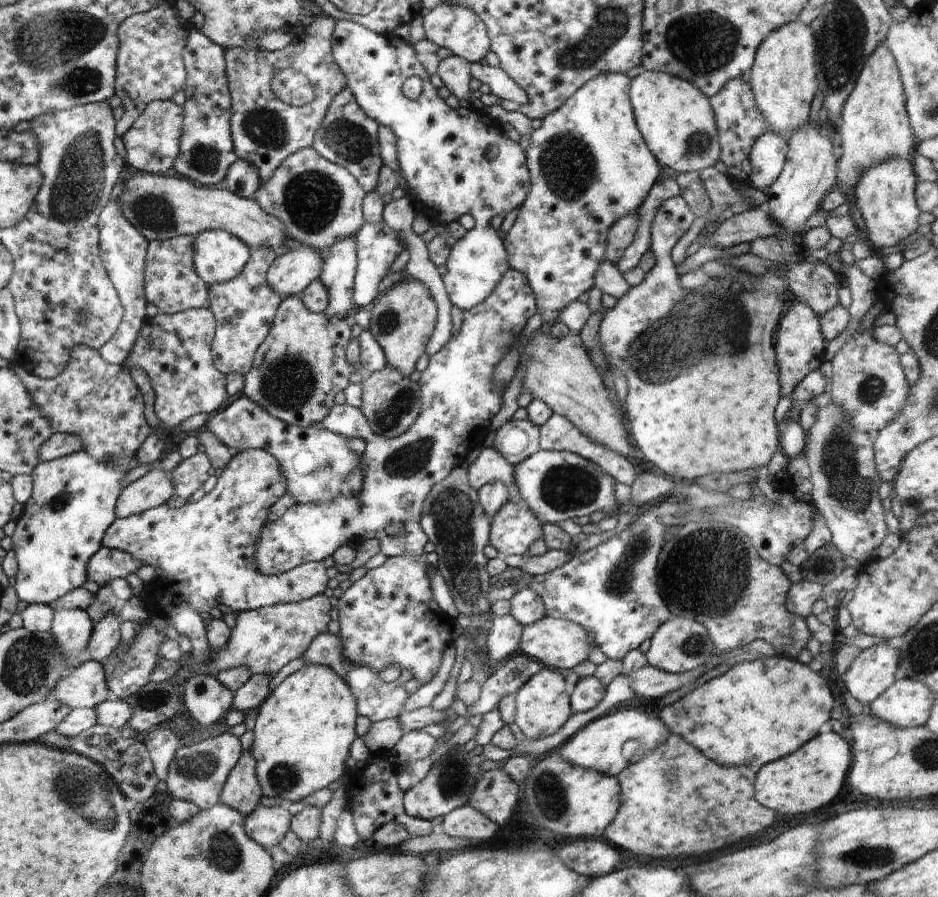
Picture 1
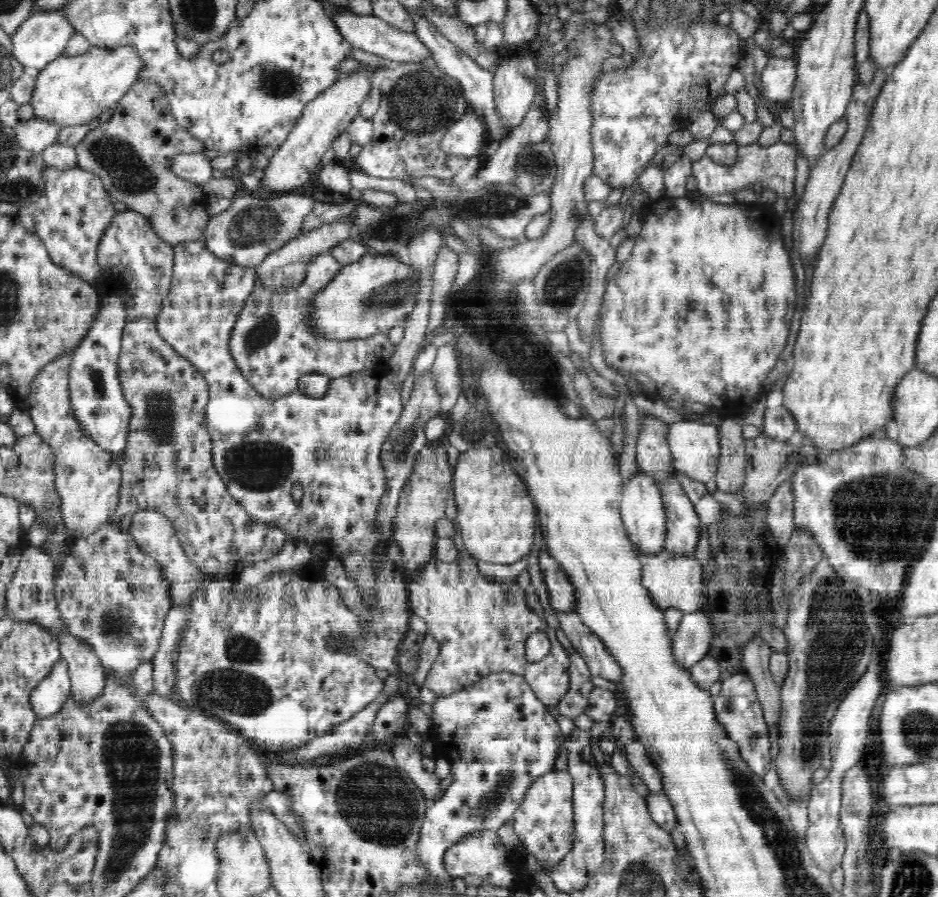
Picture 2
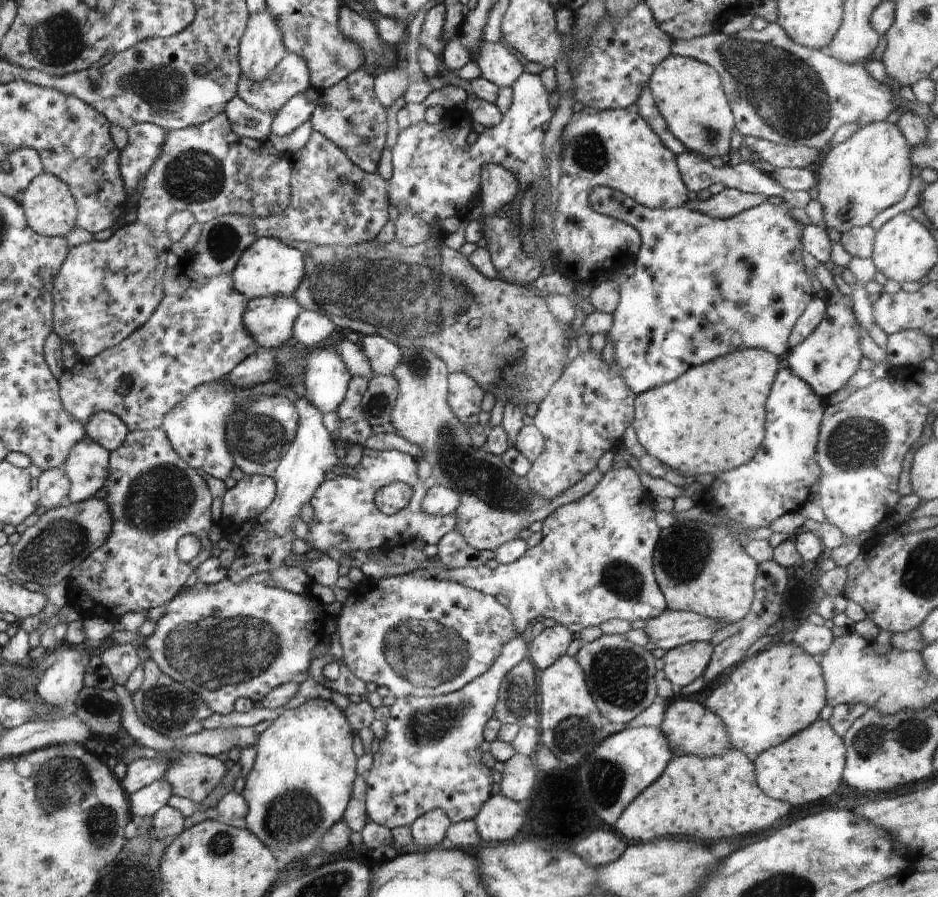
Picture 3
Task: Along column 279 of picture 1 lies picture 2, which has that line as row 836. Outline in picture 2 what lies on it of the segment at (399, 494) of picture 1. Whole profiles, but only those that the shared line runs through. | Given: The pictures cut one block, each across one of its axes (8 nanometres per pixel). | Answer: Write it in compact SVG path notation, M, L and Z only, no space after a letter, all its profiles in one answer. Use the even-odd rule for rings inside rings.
M555 769L550 773L538 777L525 794L519 809L513 816L512 825L518 839L524 845L523 850L528 851L536 857L542 870L547 874L552 872L554 866L558 866L564 860L566 854L573 848L574 834L574 811L573 811L573 780L568 770Z

